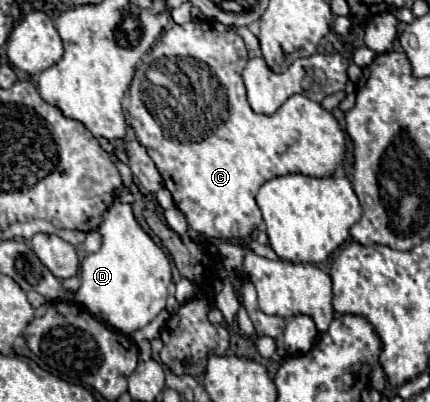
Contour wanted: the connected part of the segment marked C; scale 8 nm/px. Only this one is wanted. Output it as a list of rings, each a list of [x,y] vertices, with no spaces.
[[[215,20],[173,24],[147,52],[147,60],[143,70],[137,68],[131,82],[129,124],[163,176],[163,184],[173,194],[175,206],[185,214],[187,224],[203,238],[241,240],[251,236],[263,220],[255,196],[267,180],[287,174],[327,178],[343,164],[347,154],[345,132],[339,120],[319,102],[295,94],[273,116],[255,114],[251,110],[241,78],[249,54],[243,38],[233,28]]]

